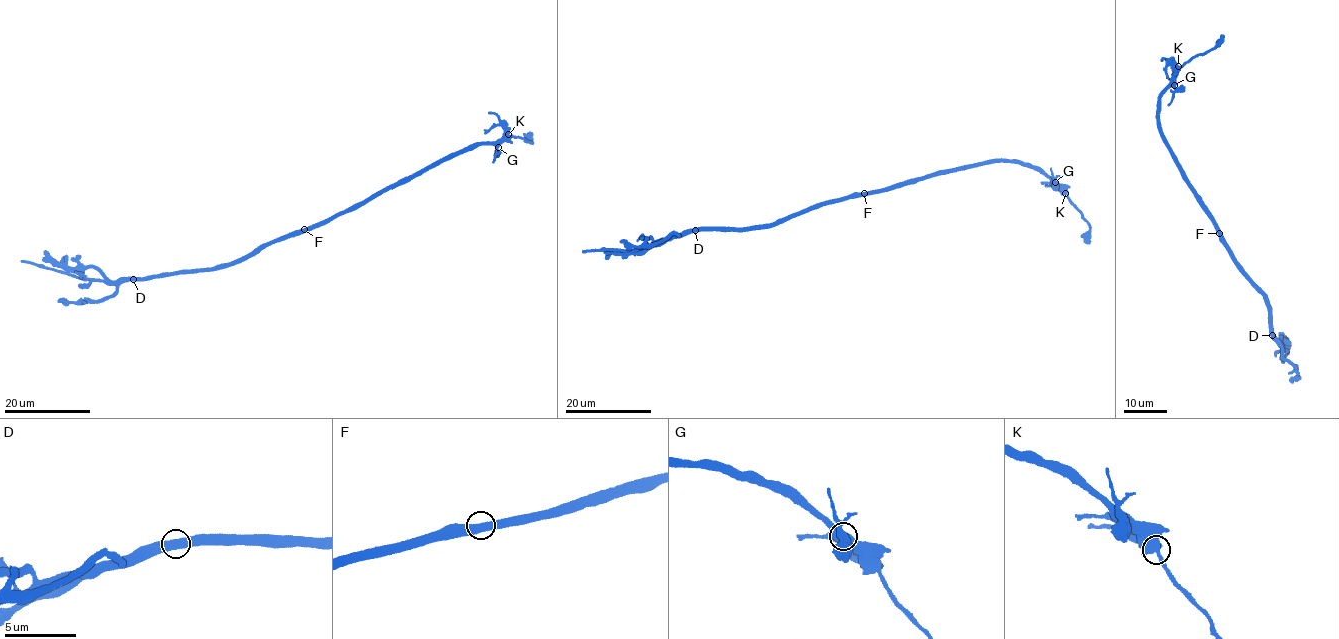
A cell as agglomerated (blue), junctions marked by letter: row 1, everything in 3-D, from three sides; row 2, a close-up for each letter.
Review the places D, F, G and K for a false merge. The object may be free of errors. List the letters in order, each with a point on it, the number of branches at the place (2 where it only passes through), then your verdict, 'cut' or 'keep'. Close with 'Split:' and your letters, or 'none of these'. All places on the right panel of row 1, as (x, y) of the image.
D: place (1272, 335); branches 2; keep
F: place (1219, 233); branches 2; keep
G: place (1174, 85); branches 2; keep
K: place (1178, 66); branches 2; keep
Split: none of these

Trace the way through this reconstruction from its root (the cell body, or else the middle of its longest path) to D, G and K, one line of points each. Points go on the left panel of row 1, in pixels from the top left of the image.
D: (305, 231), (294, 231), (262, 244), (225, 264), (134, 278)
G: (305, 231), (358, 207), (382, 190), (408, 181), (439, 161), (482, 144), (498, 147)
K: (305, 231), (358, 207), (382, 190), (408, 181), (439, 161), (508, 134)

